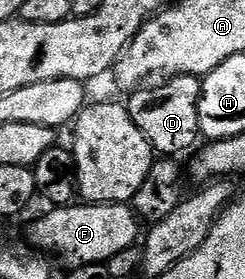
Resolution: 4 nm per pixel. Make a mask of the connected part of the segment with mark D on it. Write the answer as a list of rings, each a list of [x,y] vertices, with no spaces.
[[[178,74],[172,75],[170,78],[164,79],[159,83],[163,82],[164,84],[159,84],[156,88],[140,86],[134,89],[128,95],[131,97],[126,97],[125,103],[127,112],[131,115],[131,121],[135,123],[137,130],[141,130],[141,134],[145,134],[145,138],[150,142],[152,149],[160,157],[179,158],[182,157],[182,152],[188,151],[187,153],[190,153],[201,140],[201,133],[199,131],[199,99],[203,93],[203,82],[198,76],[181,76]]]

